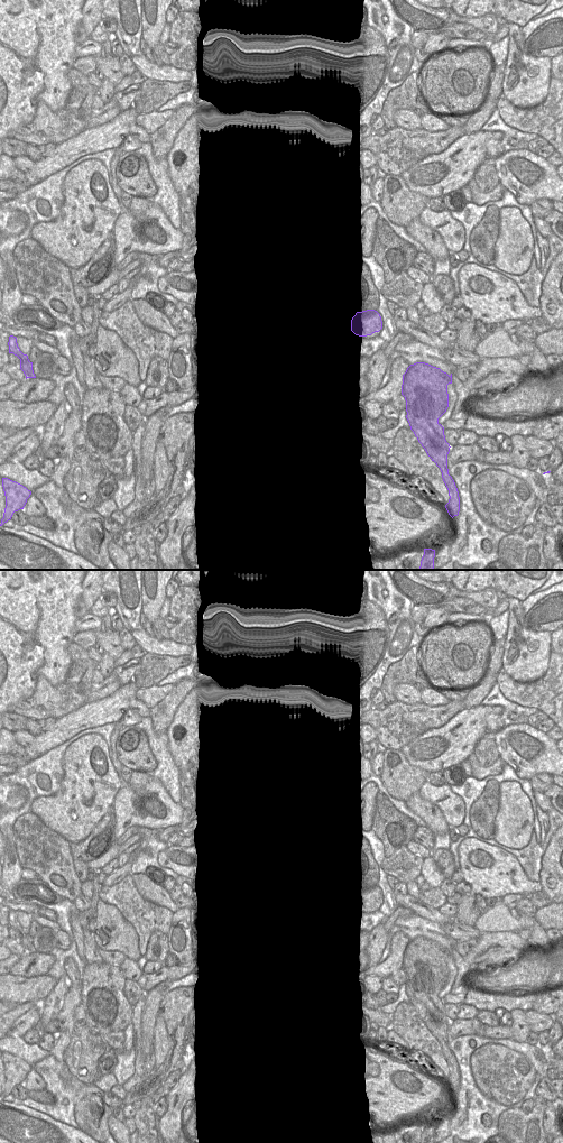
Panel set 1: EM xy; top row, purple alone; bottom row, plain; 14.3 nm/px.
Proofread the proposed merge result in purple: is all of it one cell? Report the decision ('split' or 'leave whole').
split

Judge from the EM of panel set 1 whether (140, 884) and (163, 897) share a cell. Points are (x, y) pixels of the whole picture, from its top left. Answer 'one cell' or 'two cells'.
one cell

